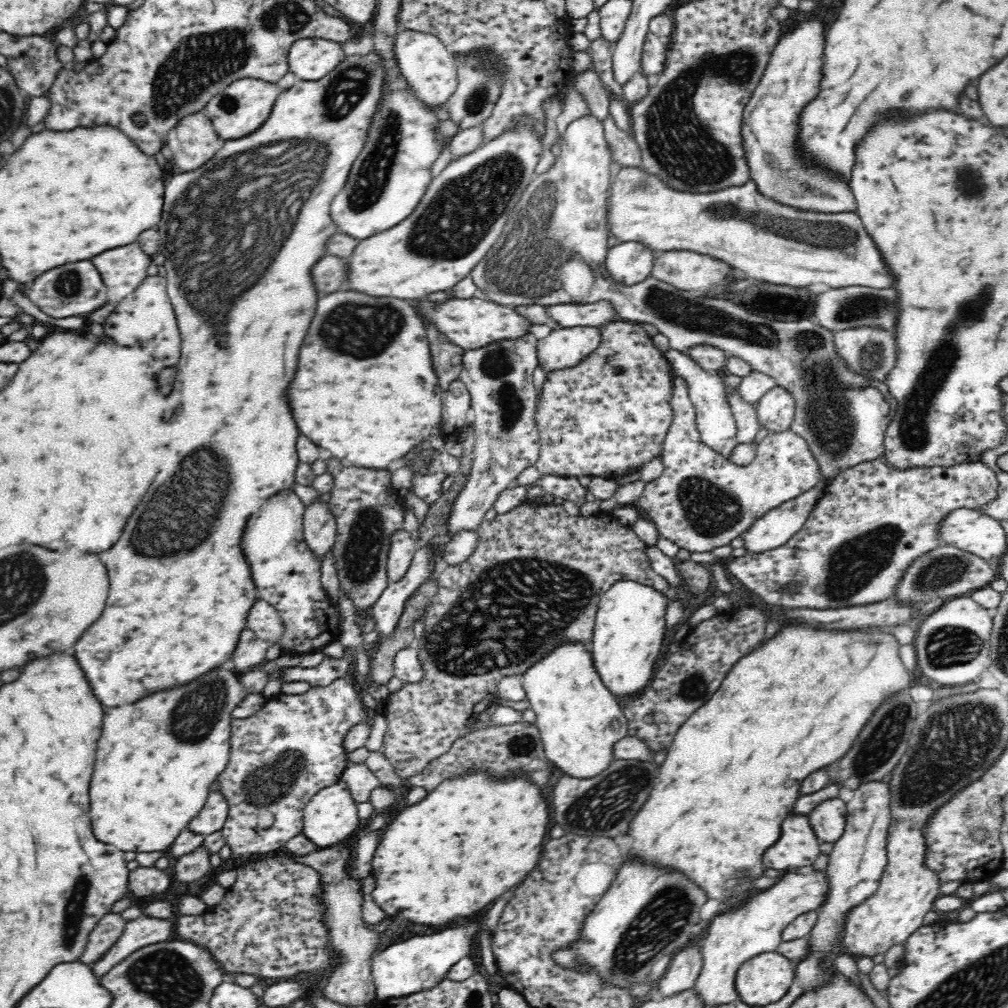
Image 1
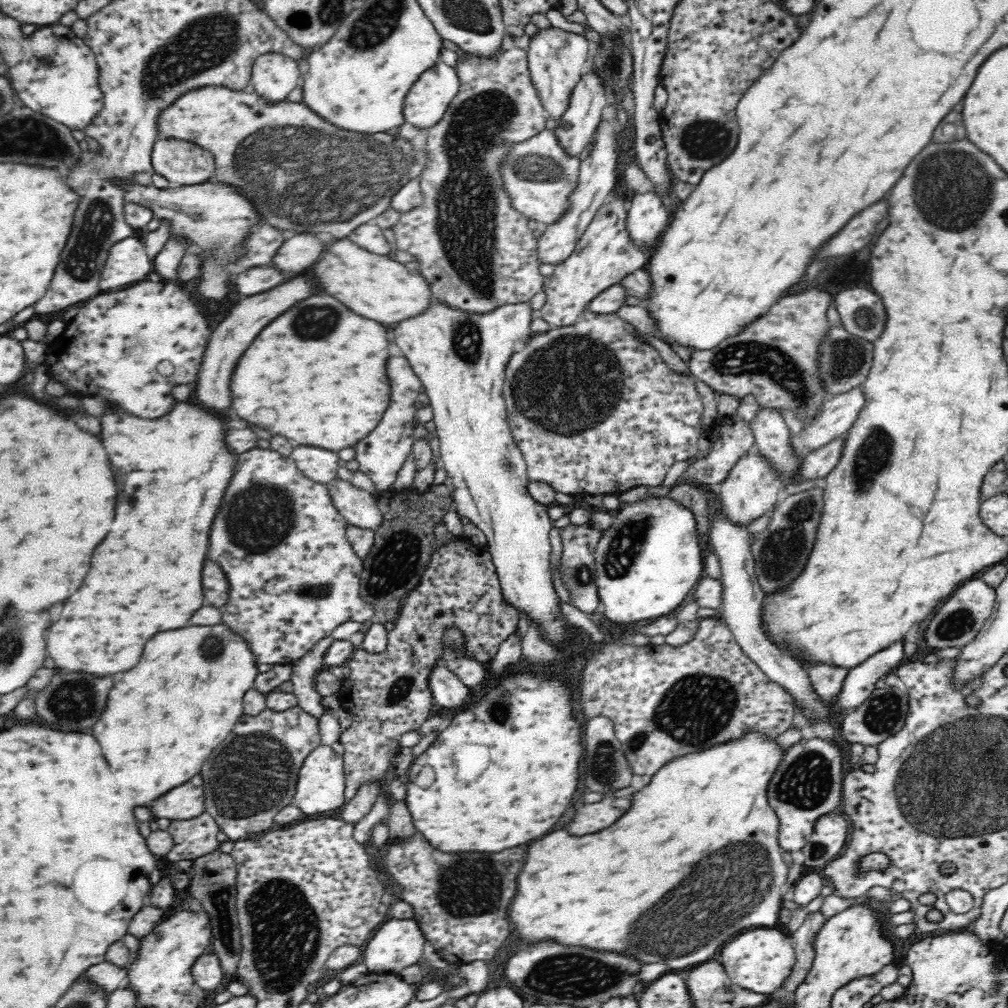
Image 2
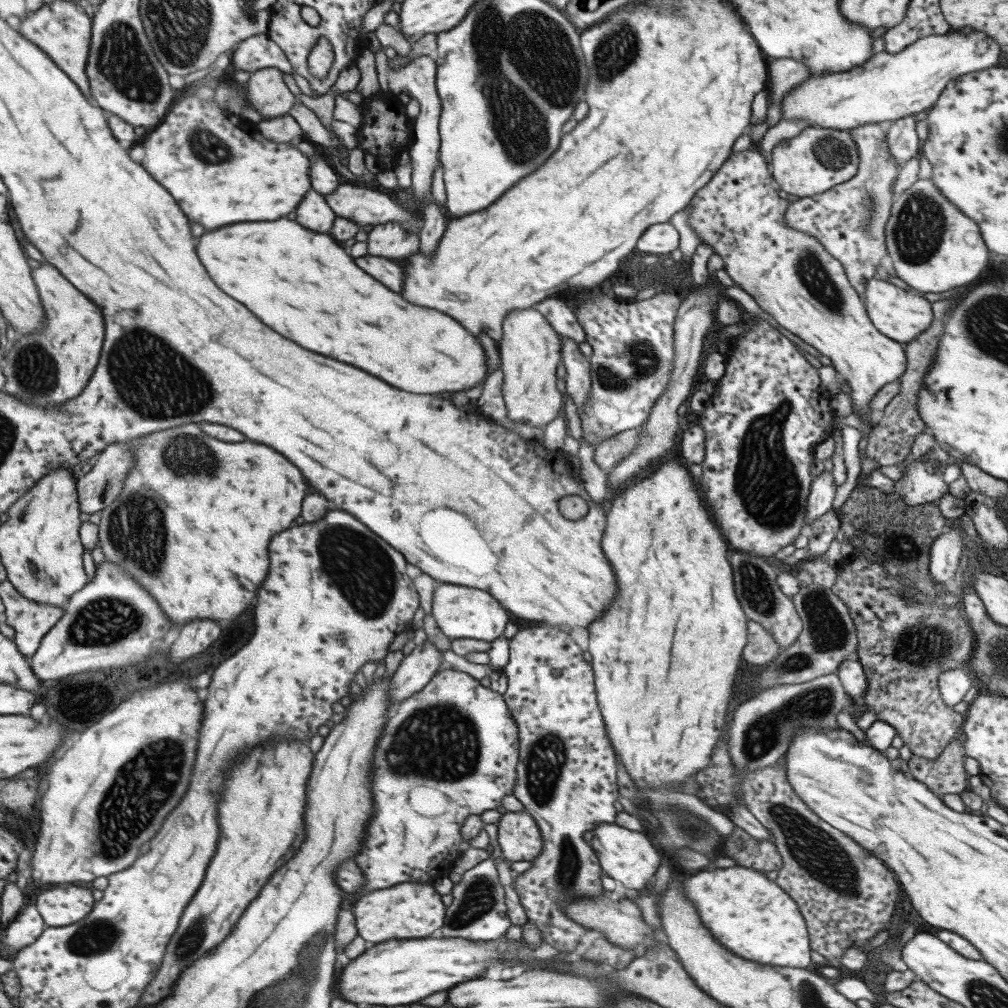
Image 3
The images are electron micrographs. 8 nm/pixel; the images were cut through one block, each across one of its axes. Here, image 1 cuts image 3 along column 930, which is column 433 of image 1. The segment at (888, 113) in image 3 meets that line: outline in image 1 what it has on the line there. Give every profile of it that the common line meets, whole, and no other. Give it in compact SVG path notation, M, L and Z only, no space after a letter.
M400 30L396 37L395 59L399 72L406 77L408 84L417 97L428 106L440 106L454 94L459 80L454 55L437 36L416 30Z

